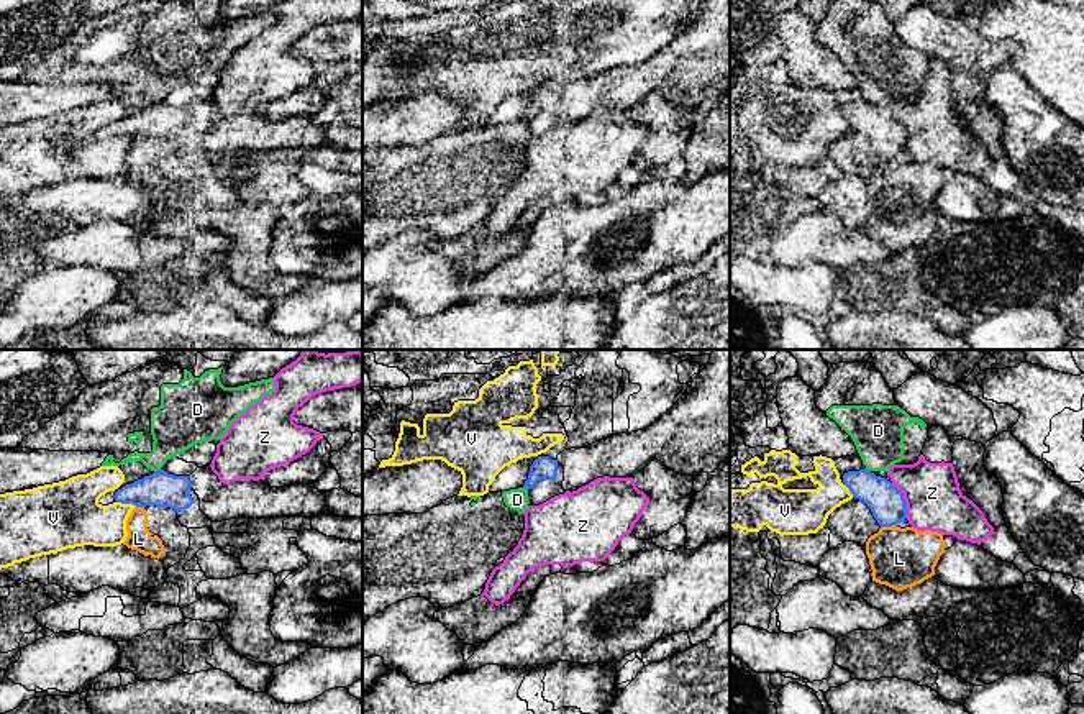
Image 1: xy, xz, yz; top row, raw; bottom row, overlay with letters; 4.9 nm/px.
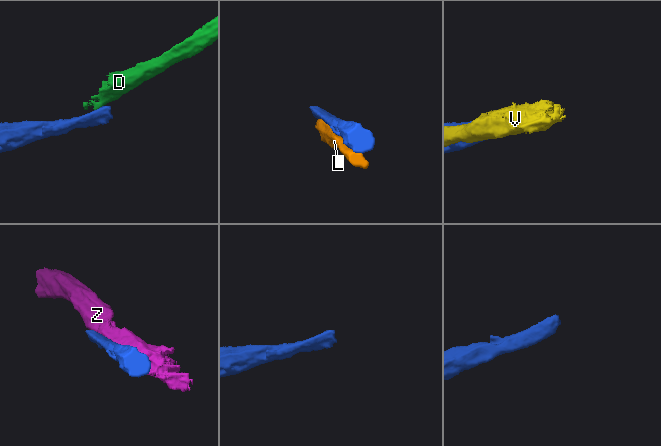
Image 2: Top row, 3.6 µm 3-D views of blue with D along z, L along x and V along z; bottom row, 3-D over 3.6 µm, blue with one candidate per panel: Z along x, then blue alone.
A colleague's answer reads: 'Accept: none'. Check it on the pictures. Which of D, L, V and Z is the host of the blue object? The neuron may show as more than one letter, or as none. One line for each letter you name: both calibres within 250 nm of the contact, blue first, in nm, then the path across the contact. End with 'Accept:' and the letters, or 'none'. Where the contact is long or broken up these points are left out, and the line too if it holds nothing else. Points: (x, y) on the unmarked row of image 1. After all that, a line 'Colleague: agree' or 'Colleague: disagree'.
Accept: none
Colleague: agree

